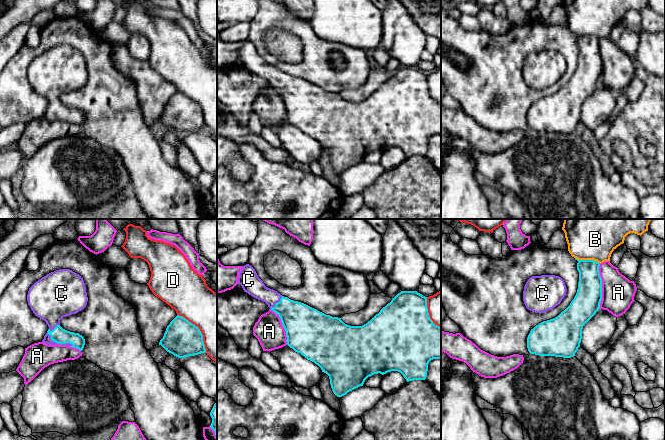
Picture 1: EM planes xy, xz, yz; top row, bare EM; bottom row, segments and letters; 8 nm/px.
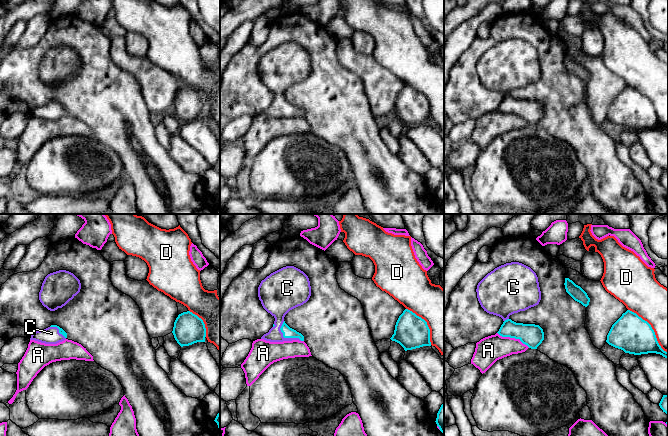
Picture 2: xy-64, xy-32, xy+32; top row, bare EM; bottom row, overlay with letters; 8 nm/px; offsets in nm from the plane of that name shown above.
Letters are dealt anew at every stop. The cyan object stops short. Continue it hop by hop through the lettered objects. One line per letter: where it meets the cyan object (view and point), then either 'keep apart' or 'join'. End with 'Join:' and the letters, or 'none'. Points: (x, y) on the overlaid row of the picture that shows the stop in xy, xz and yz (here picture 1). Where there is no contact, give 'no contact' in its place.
A: contact yz (601, 286); keep apart
B: contact yz (588, 260); keep apart
C: contact xz (276, 303); join
D: contact xy (199, 330); keep apart
Join: C

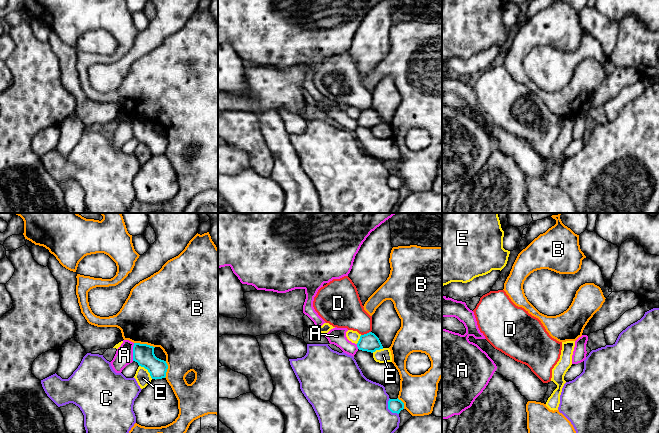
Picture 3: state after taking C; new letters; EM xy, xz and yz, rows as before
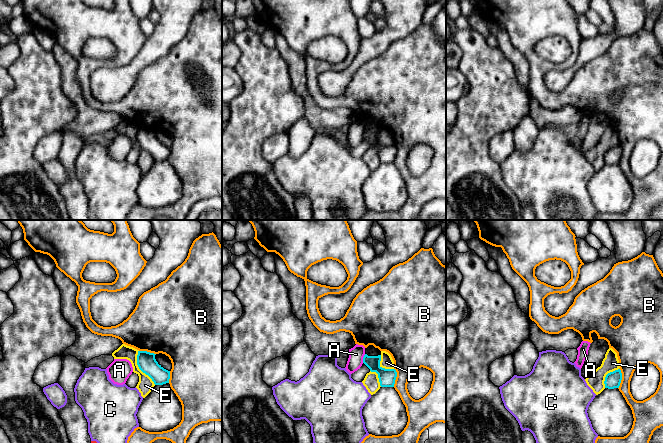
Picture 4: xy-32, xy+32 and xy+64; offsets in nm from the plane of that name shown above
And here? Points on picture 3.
A: contact xy (133, 352); keep apart
B: contact xy (144, 344); keep apart
C: contact xz (388, 408); keep apart
D: contact xz (365, 334); keep apart
E: contact xy (147, 369); keep apart
Join: none

